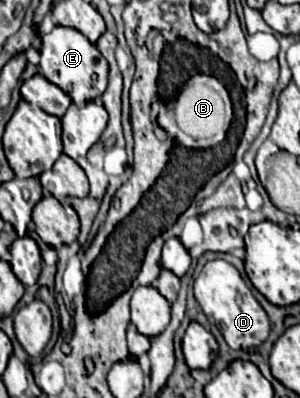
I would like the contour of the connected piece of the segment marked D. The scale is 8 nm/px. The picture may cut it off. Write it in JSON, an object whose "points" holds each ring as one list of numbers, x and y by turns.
{"points":[[207,261,201,269,199,277,195,279,195,299,203,313,219,327,221,335,225,337,231,349,251,349,261,345,269,337,269,319,259,301,253,297,251,289,241,279,239,271,223,261]]}

